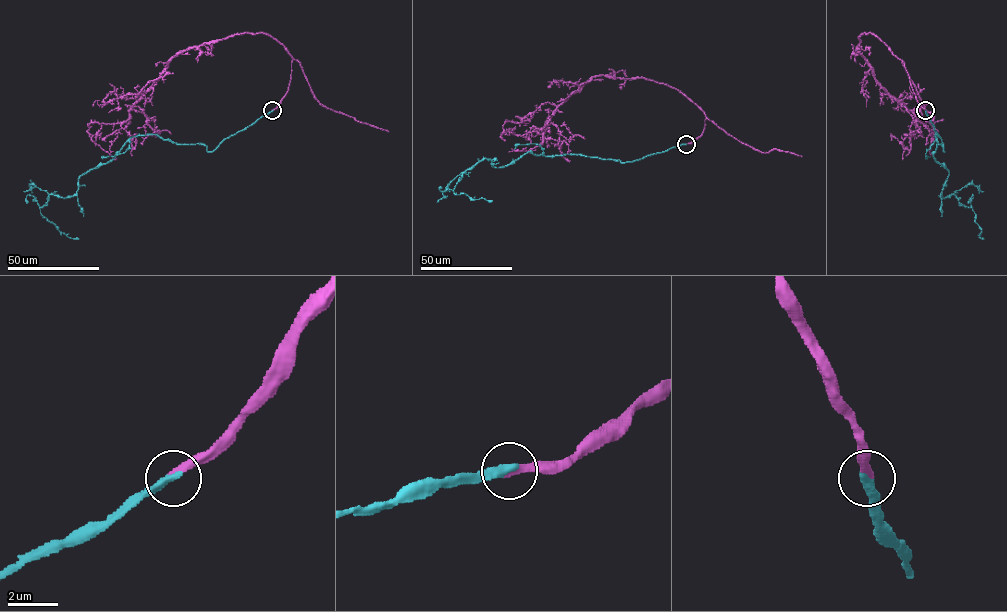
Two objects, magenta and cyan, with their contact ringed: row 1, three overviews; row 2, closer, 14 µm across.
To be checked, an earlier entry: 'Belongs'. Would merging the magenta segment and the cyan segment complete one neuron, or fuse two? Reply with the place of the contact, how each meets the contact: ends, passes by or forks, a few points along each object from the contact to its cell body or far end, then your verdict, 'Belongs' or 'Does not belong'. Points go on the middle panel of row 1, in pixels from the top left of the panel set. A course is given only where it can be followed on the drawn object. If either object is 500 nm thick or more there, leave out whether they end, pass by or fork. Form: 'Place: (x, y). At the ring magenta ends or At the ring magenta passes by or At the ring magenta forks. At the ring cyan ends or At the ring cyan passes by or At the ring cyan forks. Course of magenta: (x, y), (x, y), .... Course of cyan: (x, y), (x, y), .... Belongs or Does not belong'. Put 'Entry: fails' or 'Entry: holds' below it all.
Place: (686, 144). At the ring magenta ends. At the ring cyan ends. Course of magenta: (686, 144), (701, 135), (705, 113), (642, 78), (592, 76), (542, 134), (500, 136), (505, 122), (529, 121). Course of cyan: (686, 144), (625, 162), (527, 152), (495, 167), (482, 159), (462, 174), (453, 192), (492, 200). Belongs
Entry: holds

